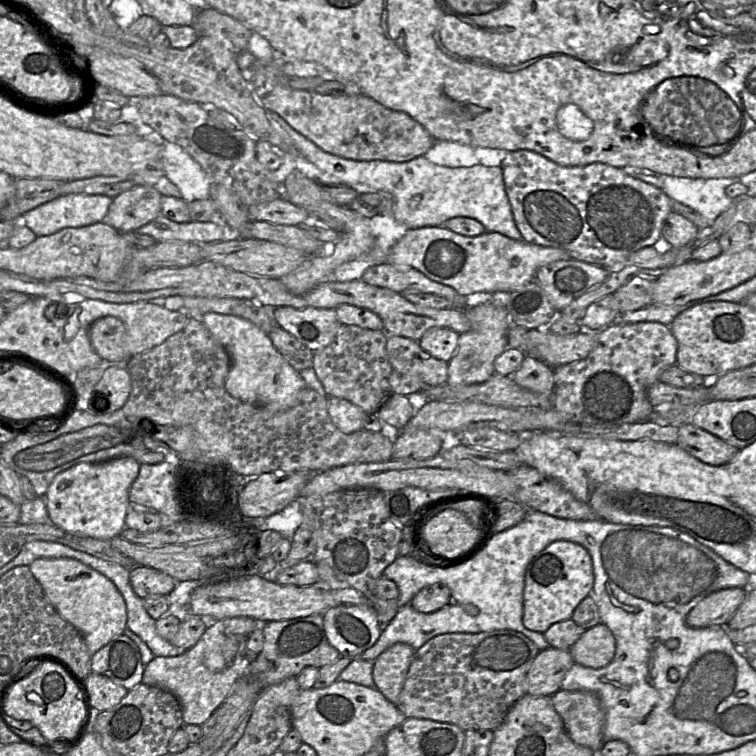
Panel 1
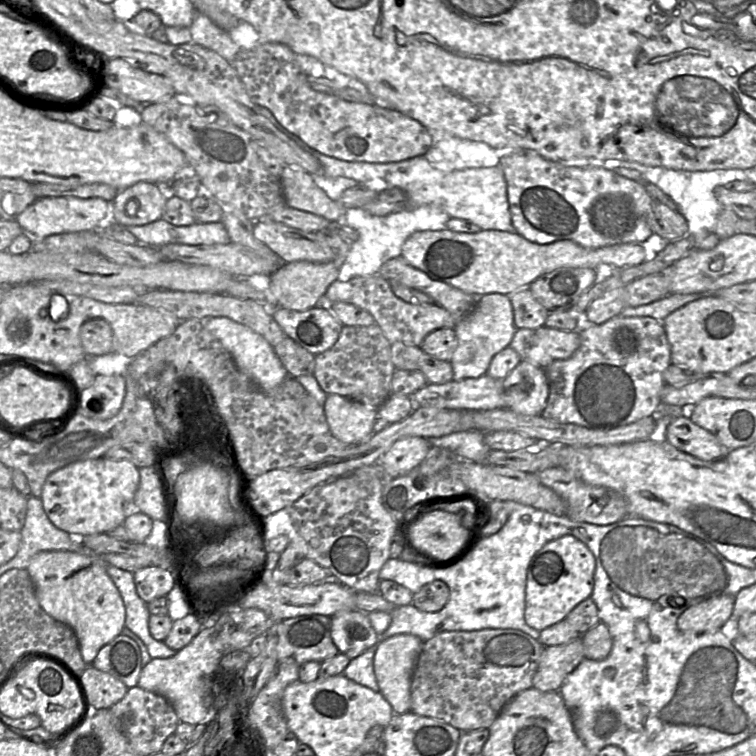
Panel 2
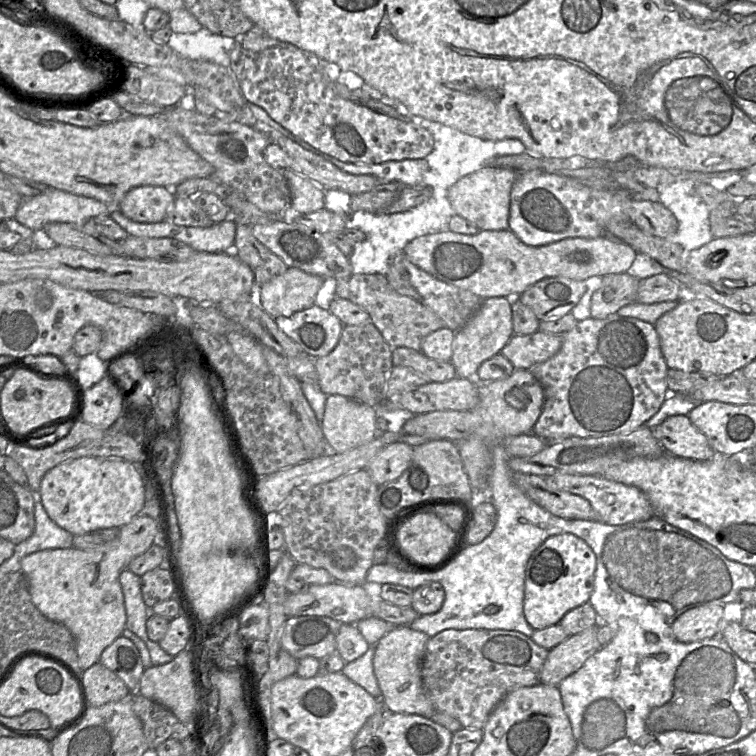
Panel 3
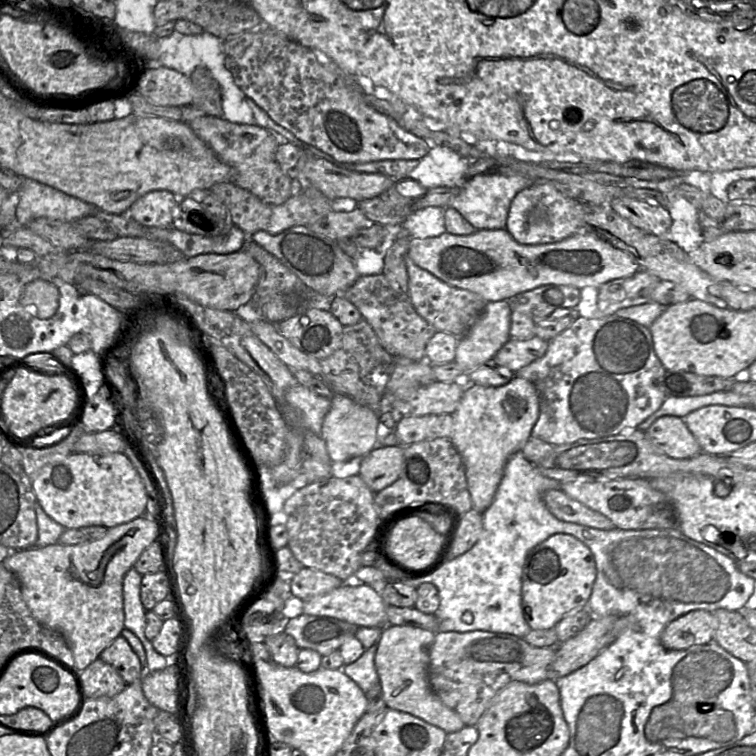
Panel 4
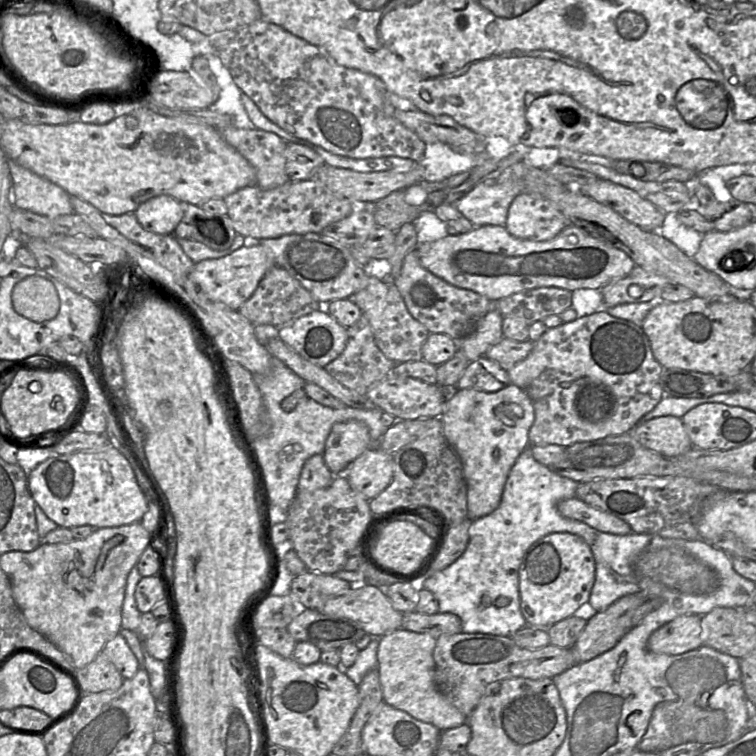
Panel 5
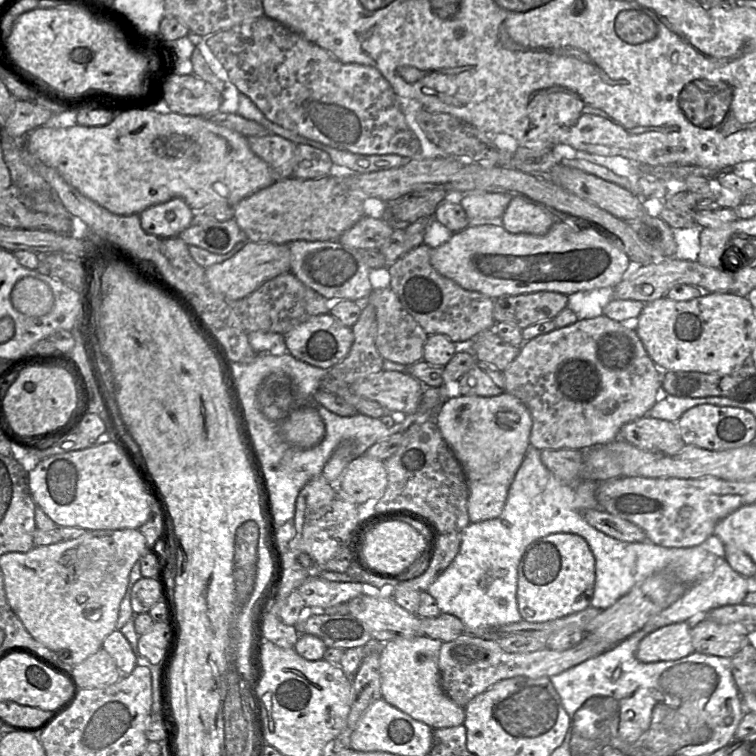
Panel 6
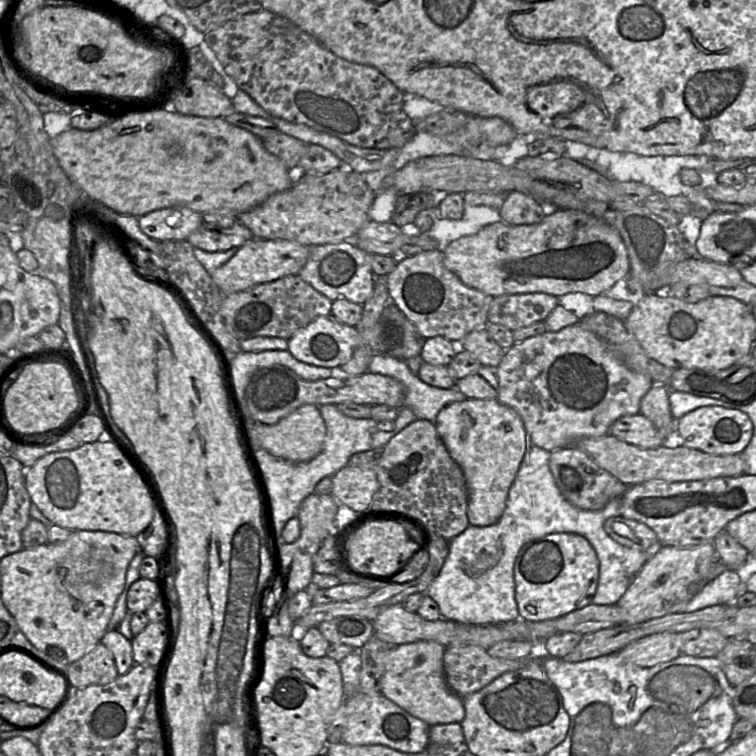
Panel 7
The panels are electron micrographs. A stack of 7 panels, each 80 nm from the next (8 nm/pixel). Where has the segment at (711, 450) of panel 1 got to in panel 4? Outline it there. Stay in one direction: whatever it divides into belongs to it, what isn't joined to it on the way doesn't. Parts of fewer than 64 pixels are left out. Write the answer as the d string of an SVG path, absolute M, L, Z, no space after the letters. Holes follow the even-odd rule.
M677 416L658 418L645 430L645 434L656 449L671 458L686 459L701 452L696 438L684 420Z

